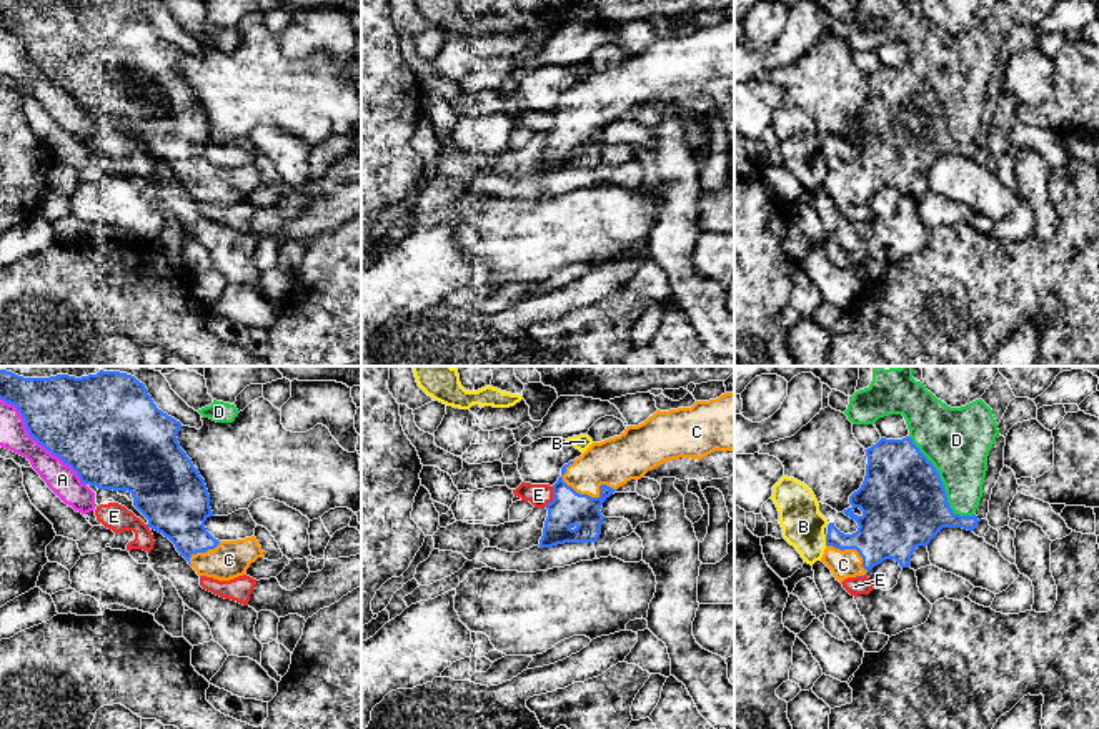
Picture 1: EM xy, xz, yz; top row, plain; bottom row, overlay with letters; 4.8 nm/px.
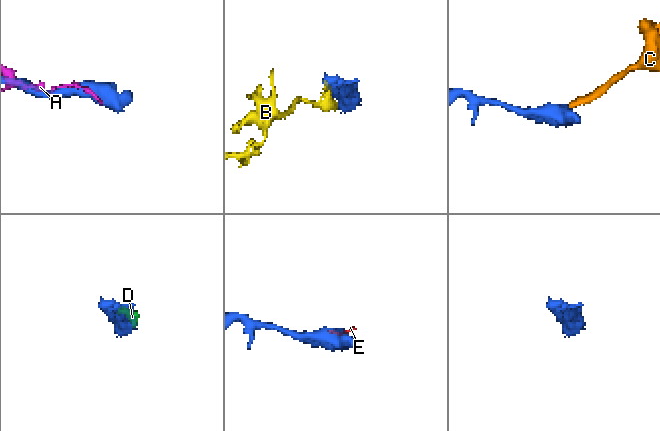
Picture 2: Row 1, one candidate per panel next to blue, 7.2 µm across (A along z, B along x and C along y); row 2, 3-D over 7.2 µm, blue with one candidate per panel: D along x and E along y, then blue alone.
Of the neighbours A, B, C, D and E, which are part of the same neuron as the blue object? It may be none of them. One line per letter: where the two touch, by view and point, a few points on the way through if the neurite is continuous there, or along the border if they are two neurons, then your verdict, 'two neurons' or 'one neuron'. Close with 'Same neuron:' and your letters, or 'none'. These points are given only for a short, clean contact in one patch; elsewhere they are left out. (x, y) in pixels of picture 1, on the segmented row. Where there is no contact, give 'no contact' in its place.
A: contact xy (39, 443); two neurons
B: contact yz (826, 541); border yz (825, 536), (826, 545); two neurons
C: contact xz (590, 496); way xz (568, 508), (580, 496), (590, 496), (590, 486), (615, 461); one neuron
D: contact yz (941, 483); two neurons
E: contact xz (553, 498); two neurons
Same neuron: C

